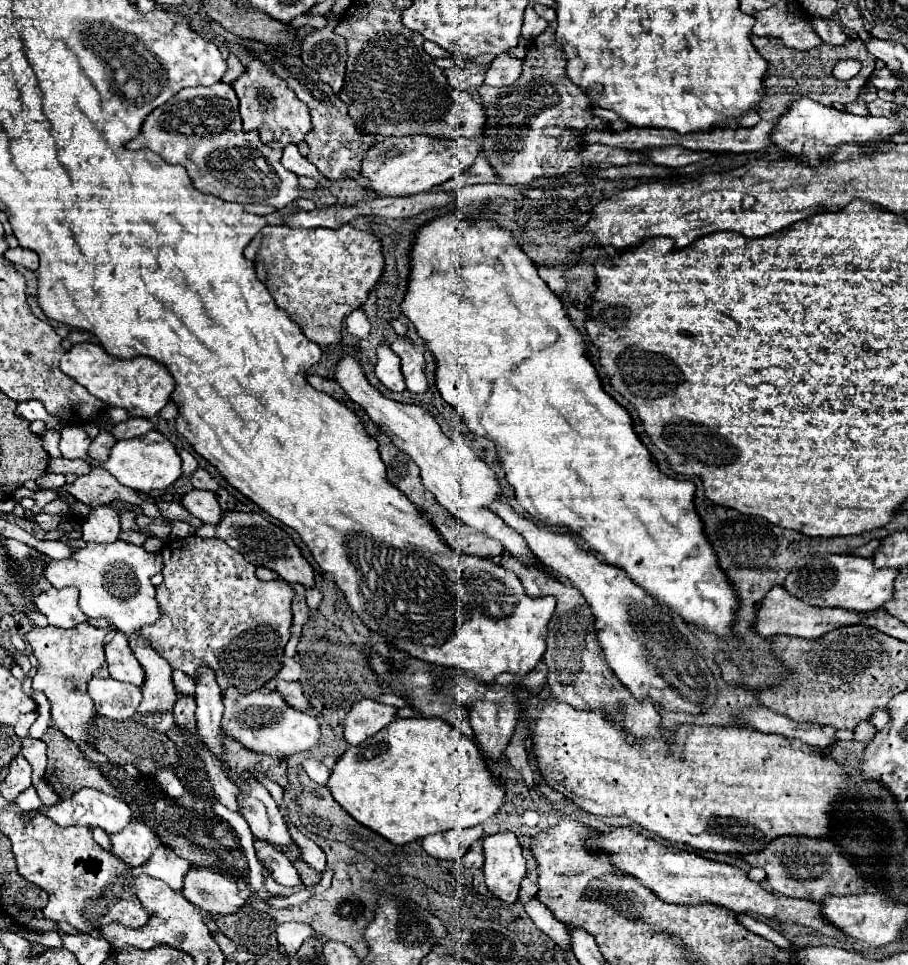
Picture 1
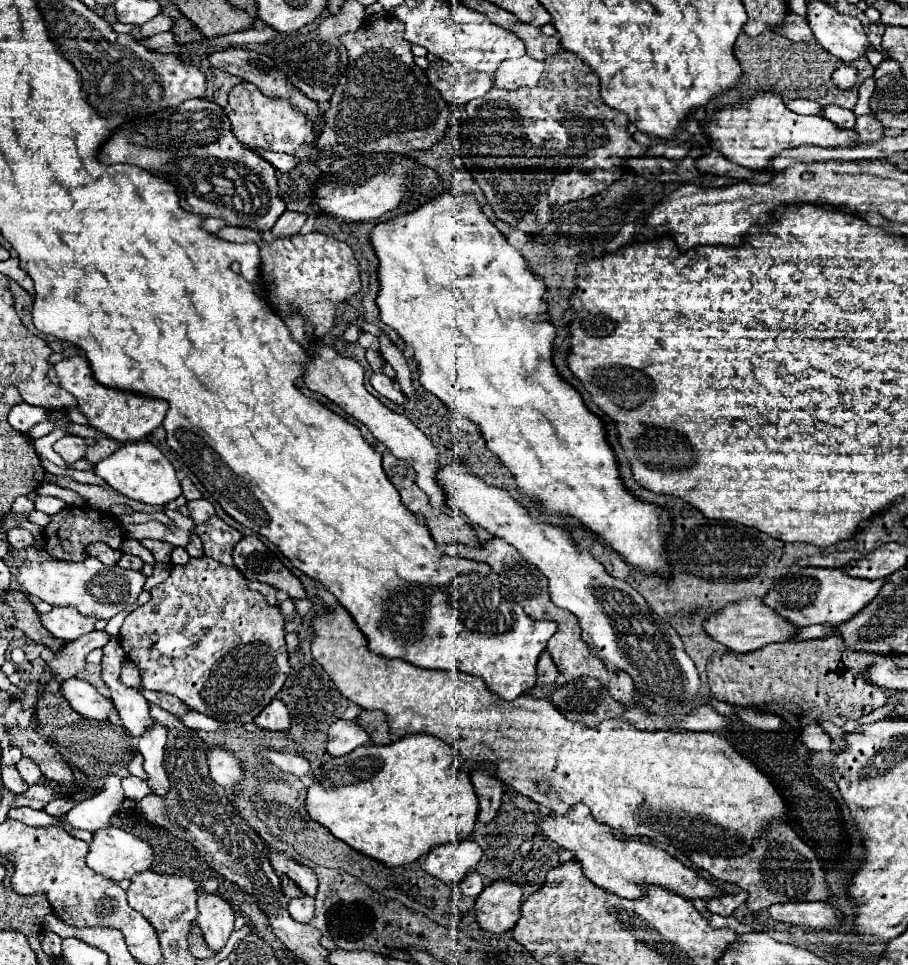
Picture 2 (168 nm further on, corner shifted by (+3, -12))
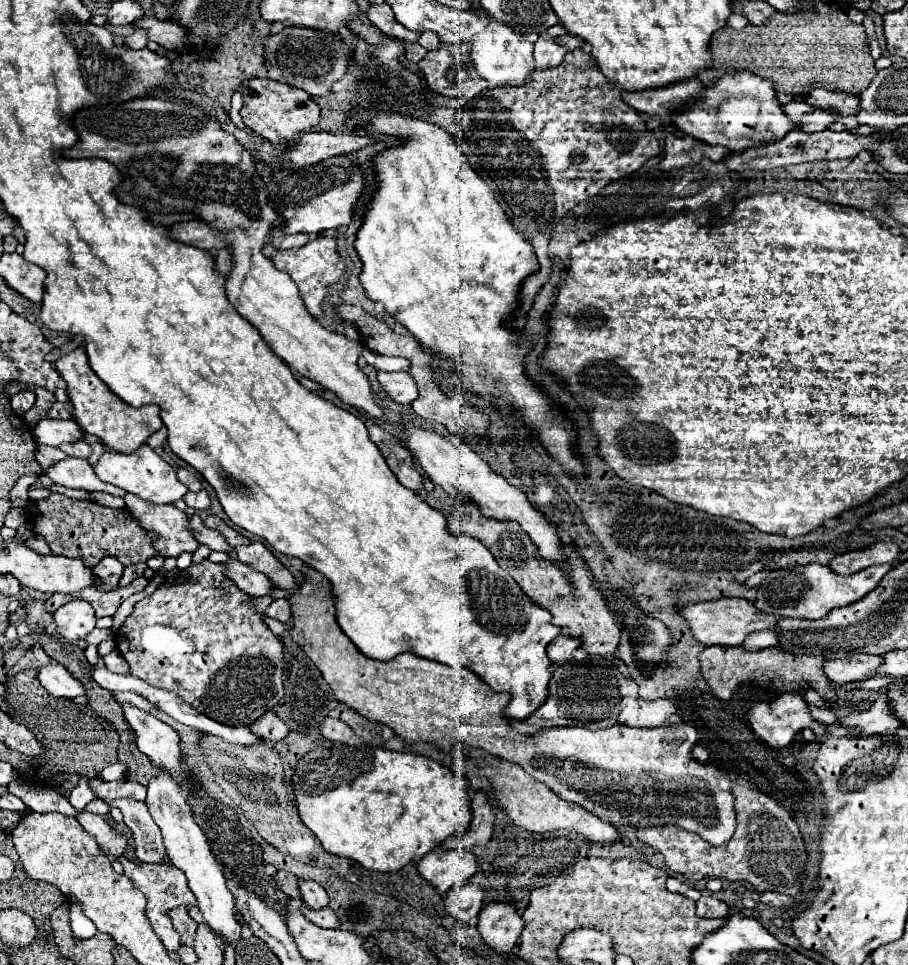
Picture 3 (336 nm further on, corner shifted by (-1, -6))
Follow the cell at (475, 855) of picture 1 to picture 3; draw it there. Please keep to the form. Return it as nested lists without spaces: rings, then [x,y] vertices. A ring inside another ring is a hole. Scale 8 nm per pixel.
[[[464,883],[444,895],[448,911],[462,923],[474,923],[480,907],[484,905],[484,887],[476,883]]]

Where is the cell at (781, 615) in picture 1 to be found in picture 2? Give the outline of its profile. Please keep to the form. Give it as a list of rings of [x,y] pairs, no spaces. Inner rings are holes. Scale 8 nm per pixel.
[[[748,597],[744,601],[726,605],[716,615],[708,617],[702,623],[702,629],[704,629],[706,635],[710,635],[712,639],[716,639],[724,647],[728,647],[728,651],[734,651],[734,653],[750,653],[750,651],[756,651],[756,649],[768,645],[768,643],[784,643],[784,641],[790,641],[792,635],[796,633],[796,627],[794,625],[784,623],[782,617],[776,617],[756,597]]]

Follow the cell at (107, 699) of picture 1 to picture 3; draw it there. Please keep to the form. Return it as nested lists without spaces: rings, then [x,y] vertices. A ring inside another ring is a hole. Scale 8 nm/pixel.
[[[50,663],[38,671],[38,681],[44,685],[44,689],[62,699],[74,699],[84,695],[84,685],[60,663]]]

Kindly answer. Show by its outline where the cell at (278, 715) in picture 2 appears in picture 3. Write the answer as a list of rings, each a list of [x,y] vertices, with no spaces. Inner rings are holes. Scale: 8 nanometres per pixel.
[[[268,711],[264,717],[260,717],[256,723],[252,723],[250,729],[258,737],[264,735],[266,741],[282,741],[288,735],[288,727],[282,723],[282,719],[278,719],[276,711]]]

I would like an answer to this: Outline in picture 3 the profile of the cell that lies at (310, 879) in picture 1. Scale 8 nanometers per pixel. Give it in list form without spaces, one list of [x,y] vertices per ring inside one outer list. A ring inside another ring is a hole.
[[[276,871],[274,879],[278,883],[278,887],[290,897],[290,899],[300,899],[300,891],[298,891],[298,877],[288,873],[288,871]]]

